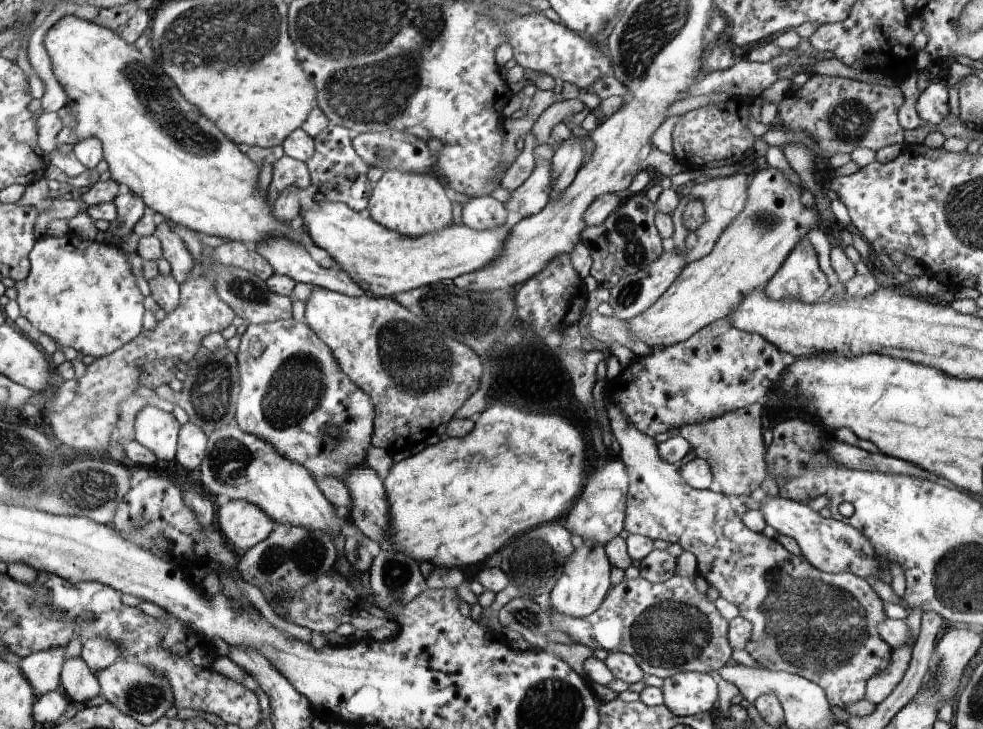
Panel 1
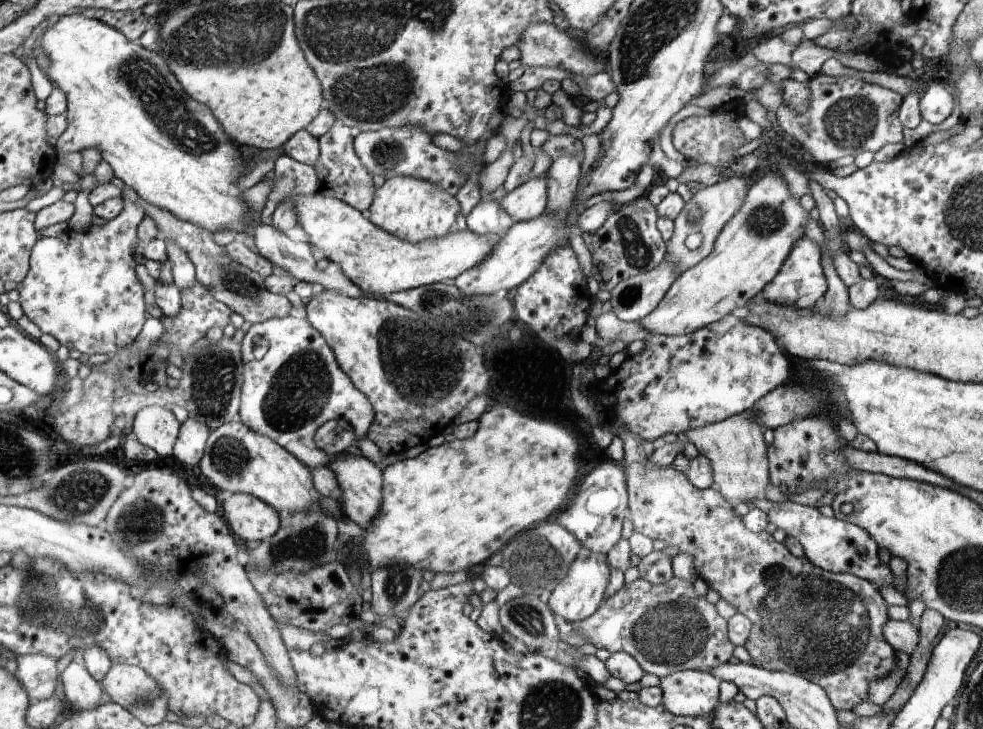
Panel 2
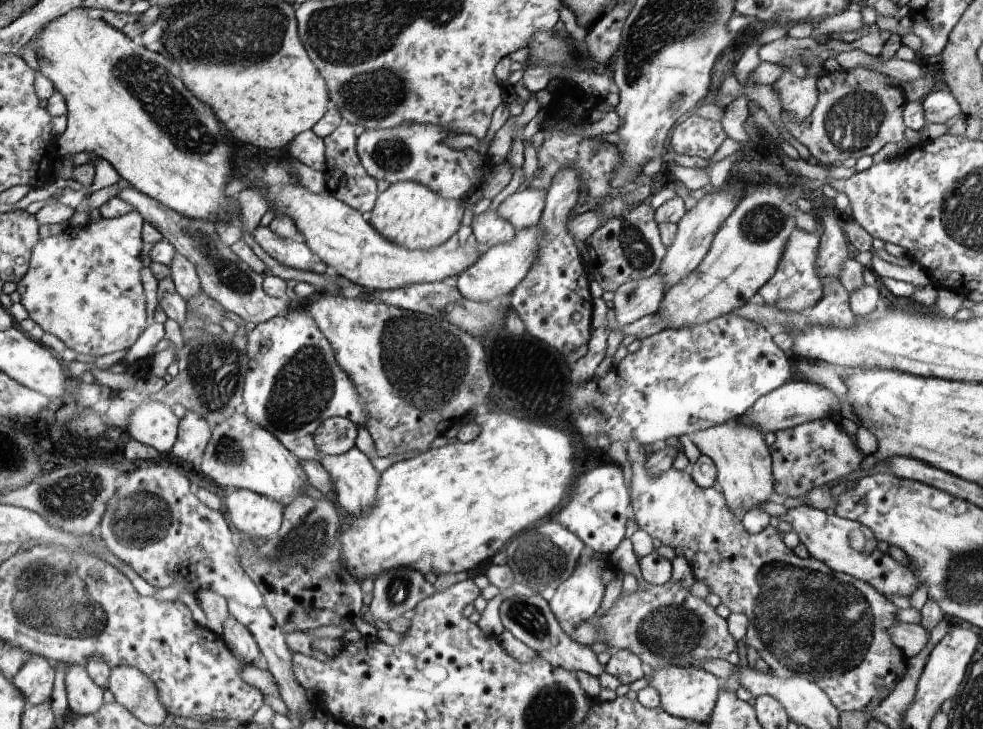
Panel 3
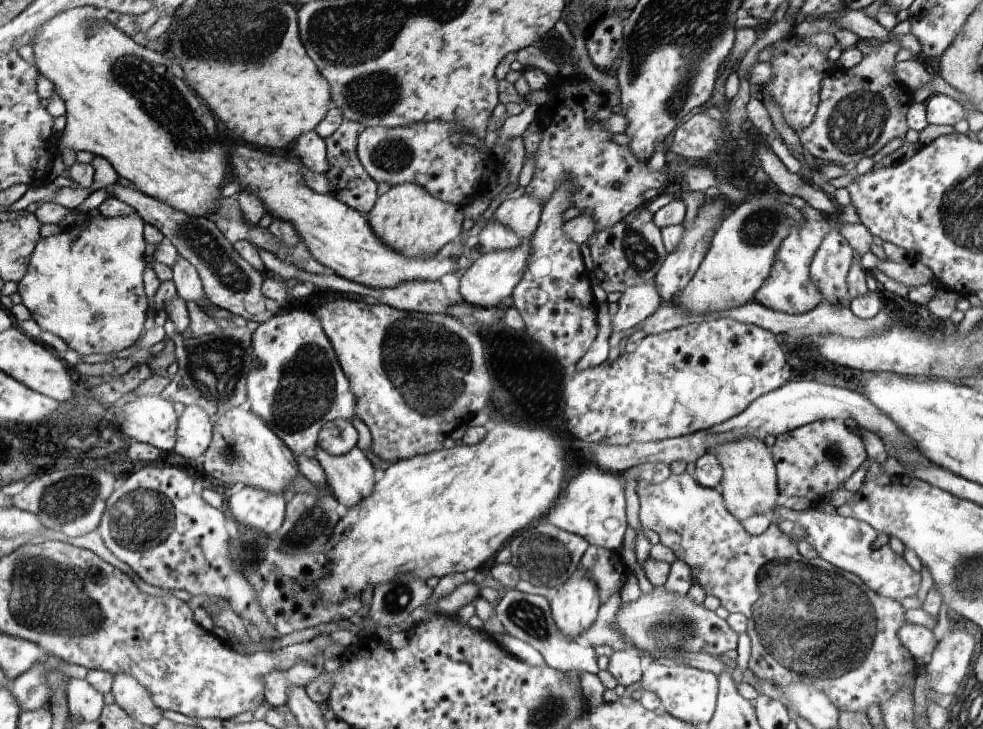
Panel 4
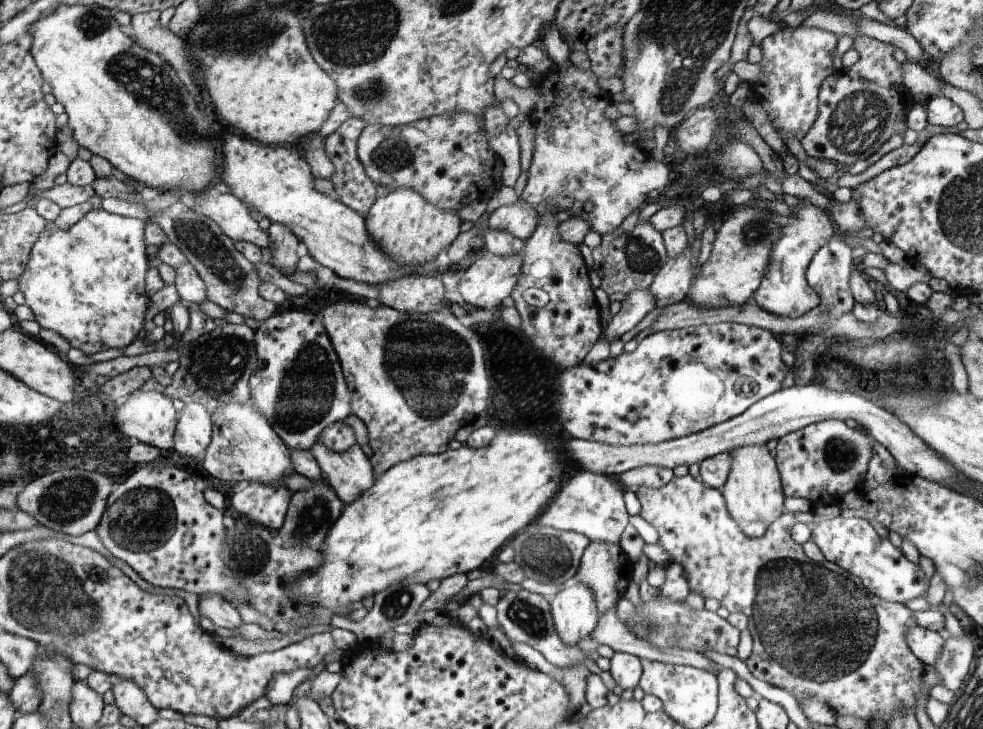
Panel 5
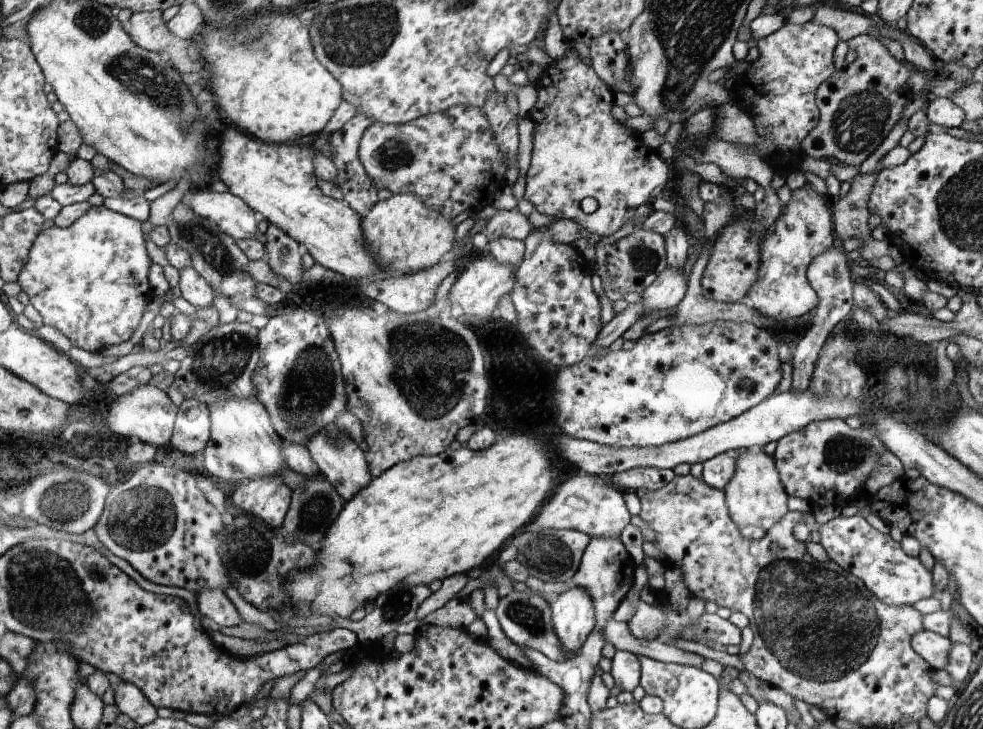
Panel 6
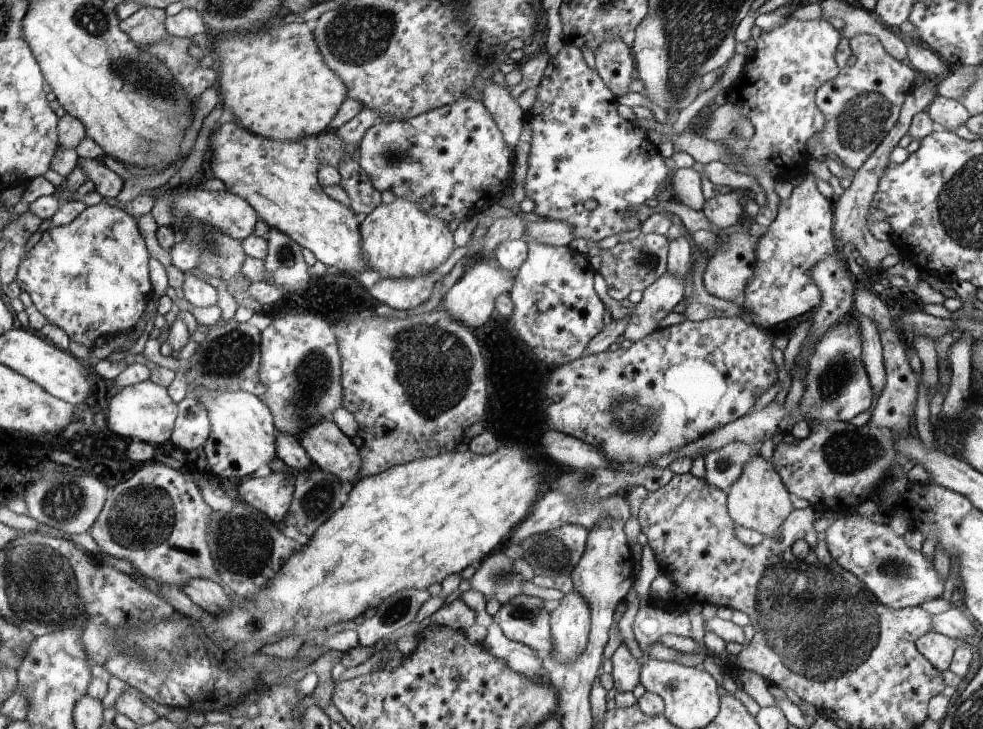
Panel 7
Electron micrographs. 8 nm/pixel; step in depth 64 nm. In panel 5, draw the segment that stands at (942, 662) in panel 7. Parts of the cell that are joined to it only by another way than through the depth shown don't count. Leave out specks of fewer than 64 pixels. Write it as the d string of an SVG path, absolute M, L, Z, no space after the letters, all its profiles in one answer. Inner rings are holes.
M909 628L909 632L905 634L907 646L909 650L925 664L925 666L933 666L939 658L939 652L945 644L945 636L939 632L931 632L925 628Z

